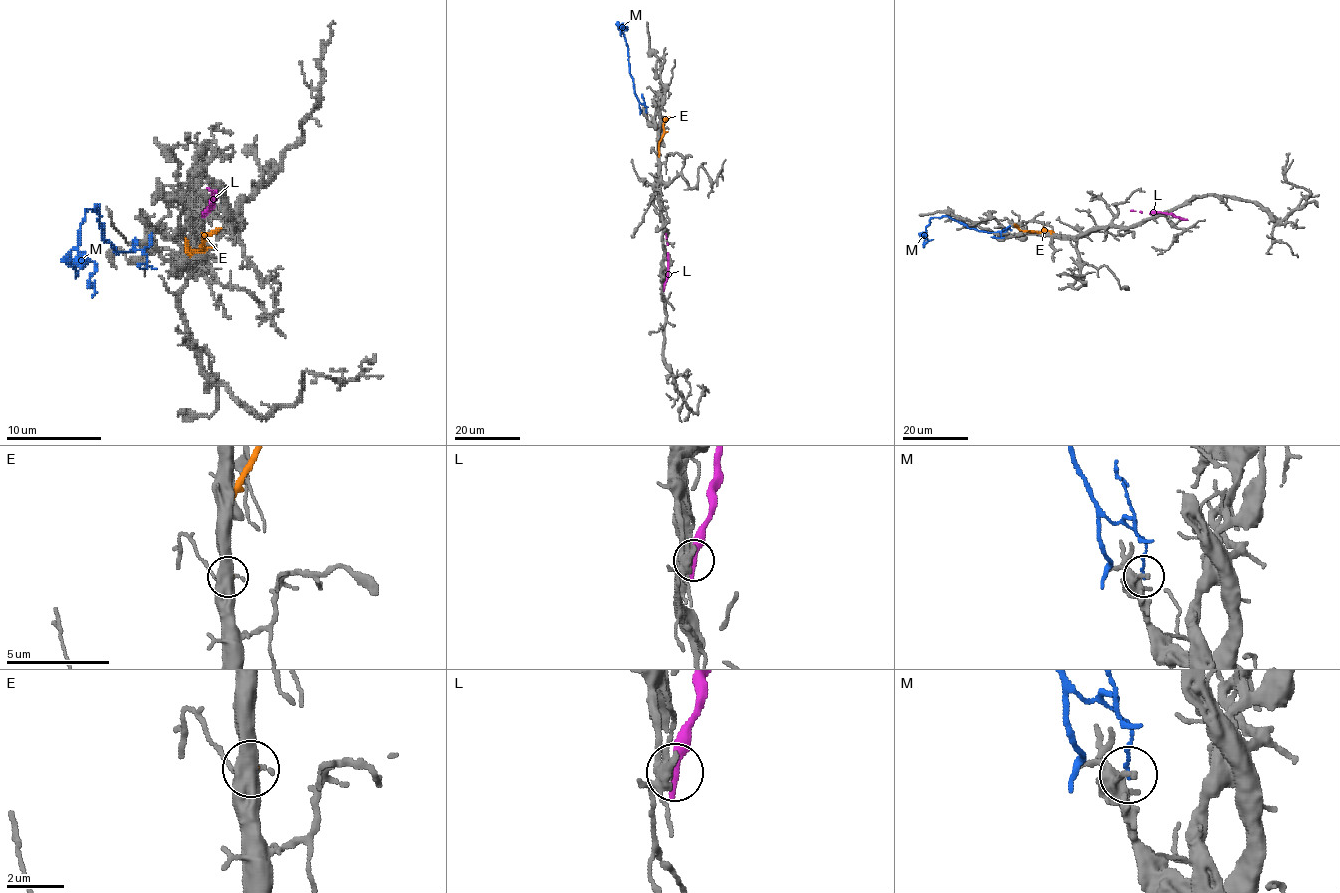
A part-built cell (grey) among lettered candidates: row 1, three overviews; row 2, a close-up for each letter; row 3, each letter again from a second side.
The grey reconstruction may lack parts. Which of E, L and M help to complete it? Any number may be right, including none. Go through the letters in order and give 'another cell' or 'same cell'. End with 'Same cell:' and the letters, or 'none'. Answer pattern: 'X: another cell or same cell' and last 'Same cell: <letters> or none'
E: another cell
L: another cell
M: another cell
Same cell: none

